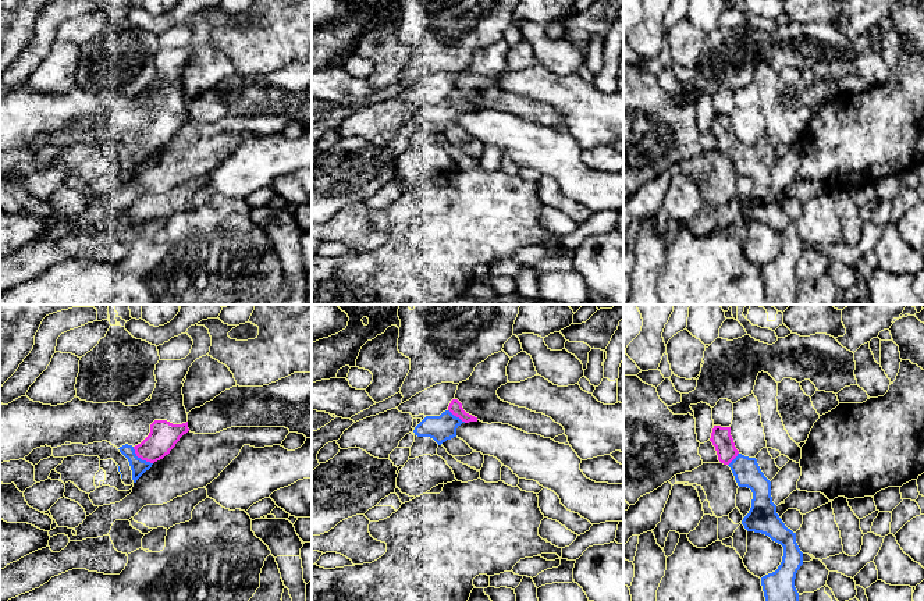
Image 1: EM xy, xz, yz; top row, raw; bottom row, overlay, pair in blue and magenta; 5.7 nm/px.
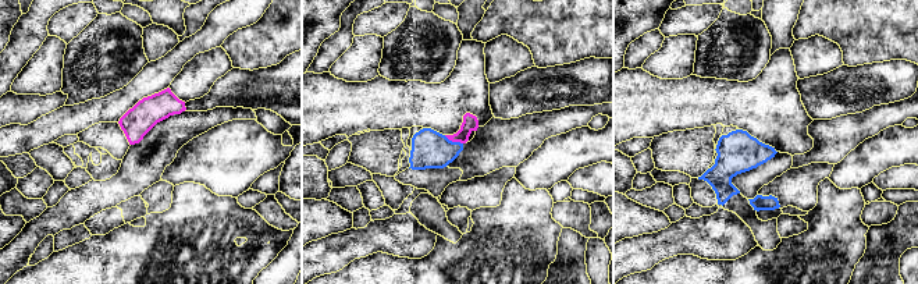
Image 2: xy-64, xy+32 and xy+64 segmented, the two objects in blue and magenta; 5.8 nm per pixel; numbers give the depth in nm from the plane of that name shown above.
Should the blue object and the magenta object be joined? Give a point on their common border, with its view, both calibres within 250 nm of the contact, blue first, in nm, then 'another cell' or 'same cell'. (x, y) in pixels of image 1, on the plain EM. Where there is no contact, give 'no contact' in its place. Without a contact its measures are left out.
xy (139, 146) | 90/170 nm | same cell

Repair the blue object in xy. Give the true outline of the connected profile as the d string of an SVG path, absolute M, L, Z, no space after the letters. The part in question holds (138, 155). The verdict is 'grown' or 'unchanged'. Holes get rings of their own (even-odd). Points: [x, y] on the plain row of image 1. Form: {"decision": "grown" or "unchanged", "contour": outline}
{"decision": "grown", "contour": "M154 109L150 113L149 124L138 134L122 134L120 141L128 147L132 168L136 168L152 156L152 153L175 135L180 127L189 120L188 110L182 113L173 113L167 109Z"}

